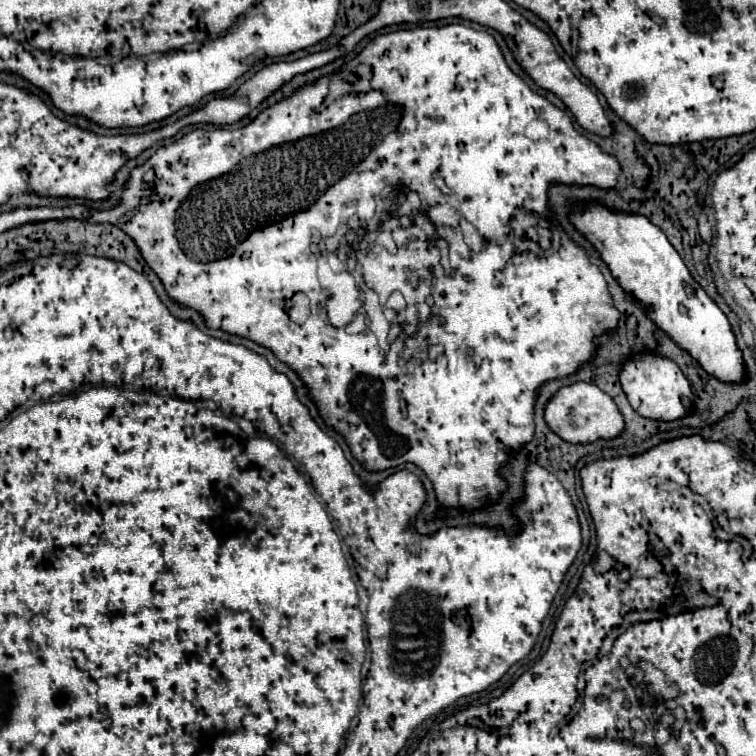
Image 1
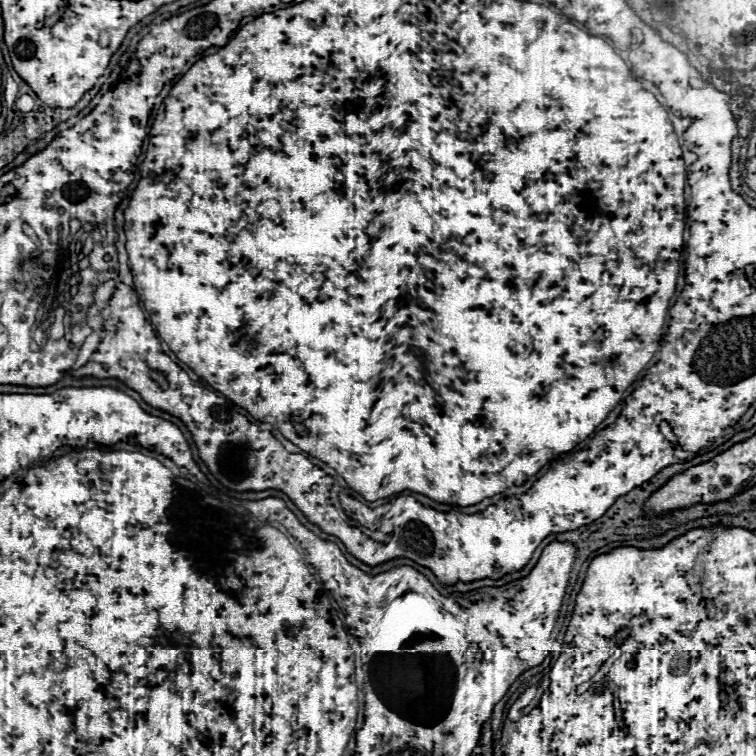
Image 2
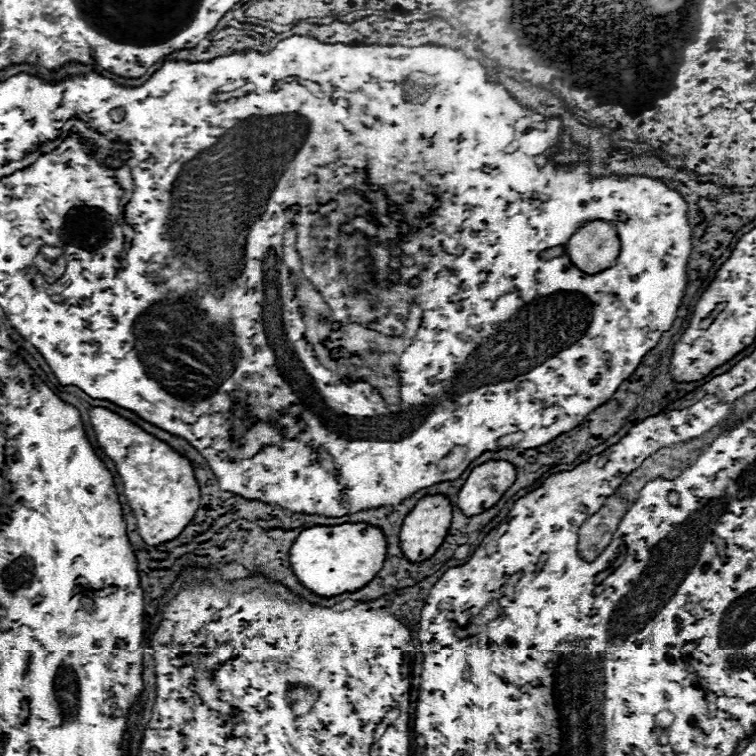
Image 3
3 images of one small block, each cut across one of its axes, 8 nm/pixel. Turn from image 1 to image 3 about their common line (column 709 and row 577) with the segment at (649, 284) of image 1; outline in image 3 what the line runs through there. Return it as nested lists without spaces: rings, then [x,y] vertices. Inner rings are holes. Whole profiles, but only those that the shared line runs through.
[[[362,522],[304,528],[288,550],[288,560],[290,560],[290,568],[294,576],[304,588],[308,588],[312,594],[318,594],[318,596],[338,596],[342,592],[354,592],[356,588],[362,588],[364,584],[368,584],[368,580],[372,580],[378,574],[378,570],[384,564],[384,556],[386,556],[384,534],[378,528],[370,524],[362,524]]]

